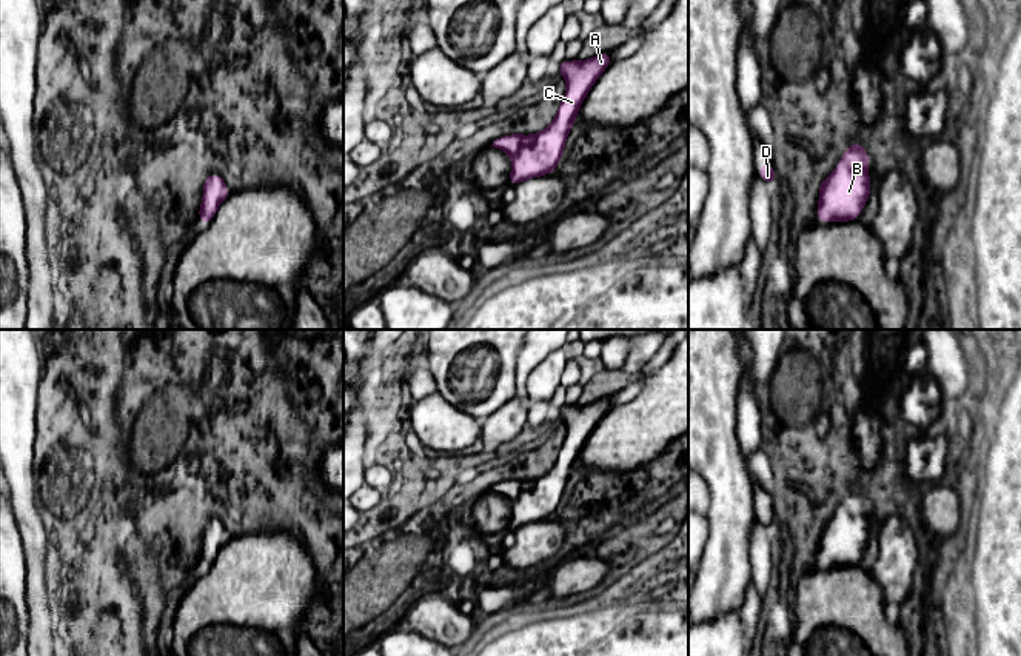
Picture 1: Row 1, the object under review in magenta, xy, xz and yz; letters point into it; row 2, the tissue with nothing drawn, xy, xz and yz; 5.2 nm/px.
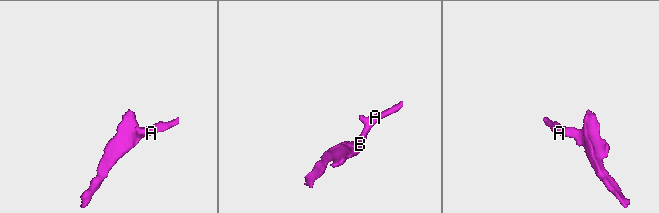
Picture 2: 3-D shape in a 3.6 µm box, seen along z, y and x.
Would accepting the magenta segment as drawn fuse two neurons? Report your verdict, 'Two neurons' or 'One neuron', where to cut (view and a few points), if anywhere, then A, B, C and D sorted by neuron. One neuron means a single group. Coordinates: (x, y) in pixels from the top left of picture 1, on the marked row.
One neuron. No split. Groups: A B C D

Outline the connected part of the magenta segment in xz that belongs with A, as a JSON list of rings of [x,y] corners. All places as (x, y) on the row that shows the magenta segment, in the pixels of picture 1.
[[[611,51],[588,60],[564,60],[556,69],[568,86],[553,123],[531,136],[510,134],[493,142],[491,146],[505,151],[511,157],[510,186],[553,172],[562,159],[565,139],[573,129],[585,95],[611,62]]]

